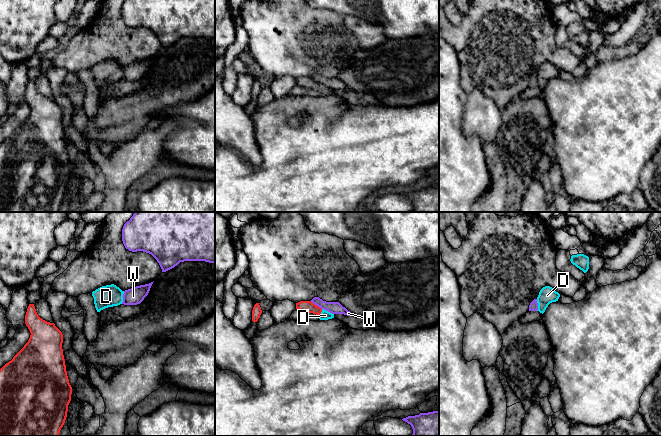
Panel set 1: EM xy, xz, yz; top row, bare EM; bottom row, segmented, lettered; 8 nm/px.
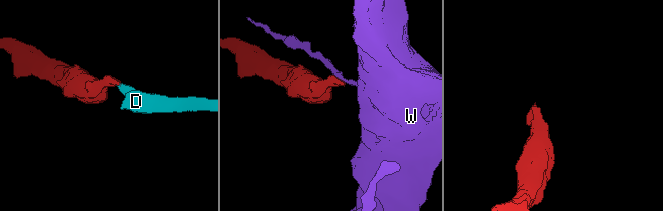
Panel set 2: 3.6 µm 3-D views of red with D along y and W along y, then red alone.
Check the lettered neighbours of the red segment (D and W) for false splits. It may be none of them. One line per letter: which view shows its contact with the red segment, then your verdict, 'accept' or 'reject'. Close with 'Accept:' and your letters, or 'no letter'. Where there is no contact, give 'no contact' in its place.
D: meets red in xz; accept
W: meets red in xz; reject
Accept: D

